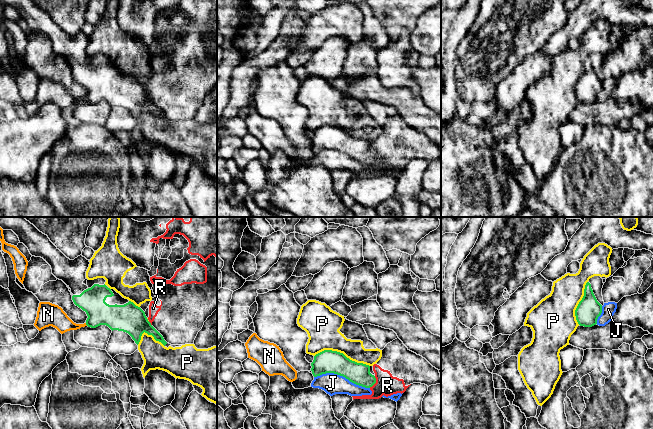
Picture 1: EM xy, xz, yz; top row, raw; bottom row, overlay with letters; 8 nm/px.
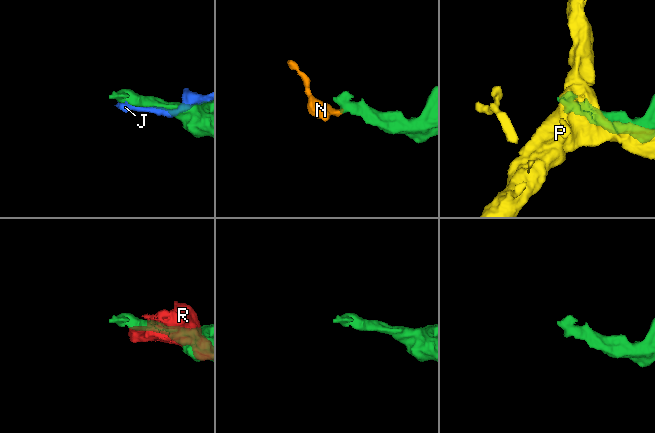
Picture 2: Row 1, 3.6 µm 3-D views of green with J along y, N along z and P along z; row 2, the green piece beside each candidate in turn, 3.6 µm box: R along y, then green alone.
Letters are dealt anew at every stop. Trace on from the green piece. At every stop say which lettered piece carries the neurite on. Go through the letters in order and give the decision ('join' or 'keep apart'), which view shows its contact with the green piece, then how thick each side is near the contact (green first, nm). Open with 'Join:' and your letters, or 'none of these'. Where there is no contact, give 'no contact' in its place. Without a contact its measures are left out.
Join: none of these
J: keep apart; meets green in xz; 190 nm thick on the green side, 170 nm on the other
N: keep apart; meets green in xy; 200 nm thick on the green side, 160 nm on the other
P: keep apart; meets green in xz; 190 nm thick on the green side, 260 nm on the other
R: keep apart; meets green in xz; 180 nm thick on the green side, 170 nm on the other

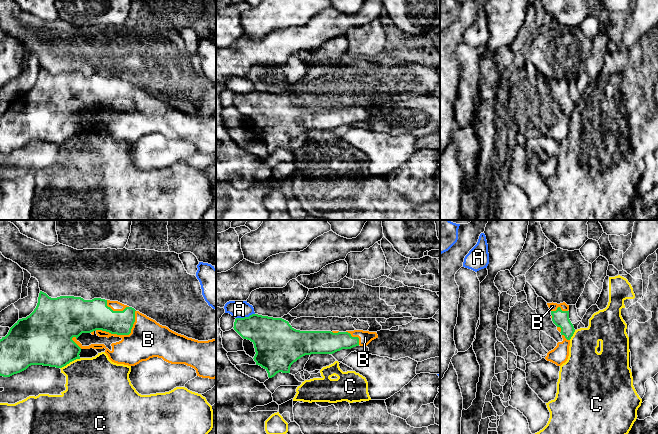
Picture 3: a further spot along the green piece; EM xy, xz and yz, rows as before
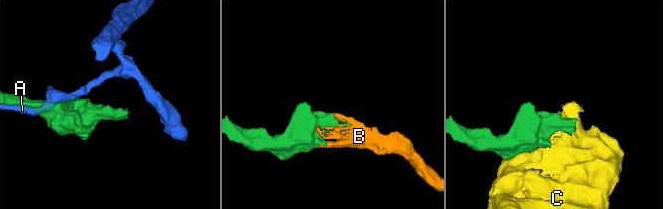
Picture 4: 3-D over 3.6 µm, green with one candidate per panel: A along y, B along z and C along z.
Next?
Join: B
A: keep apart; meets green in xz; 300 nm thick on the green side, 140 nm on the other
B: join; meets green in xy; 220 nm thick on the green side, 300 nm on the other
C: keep apart; meets green in xy; 400 nm thick on the green side, 420 nm on the other

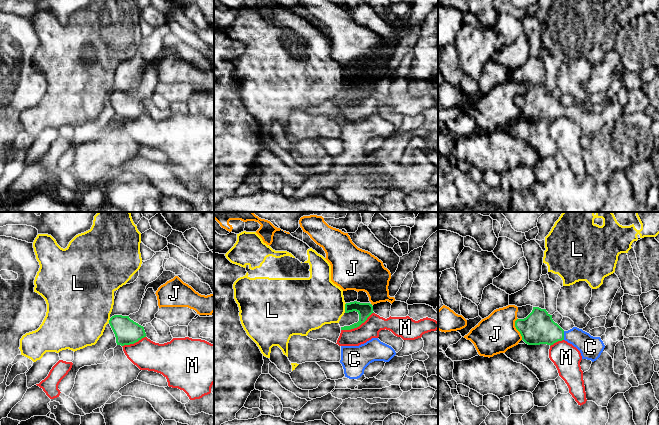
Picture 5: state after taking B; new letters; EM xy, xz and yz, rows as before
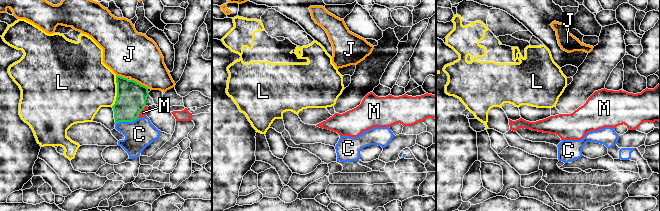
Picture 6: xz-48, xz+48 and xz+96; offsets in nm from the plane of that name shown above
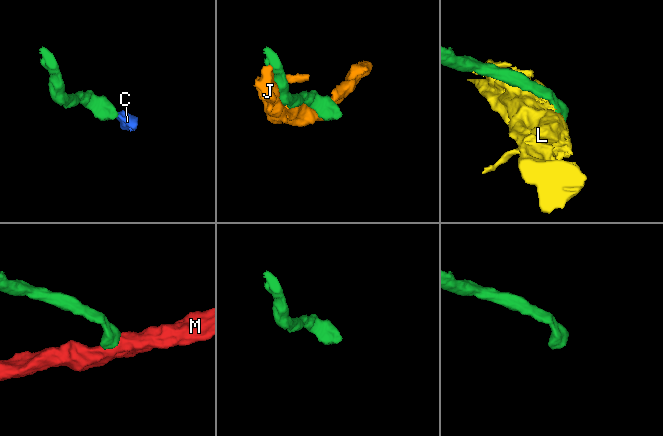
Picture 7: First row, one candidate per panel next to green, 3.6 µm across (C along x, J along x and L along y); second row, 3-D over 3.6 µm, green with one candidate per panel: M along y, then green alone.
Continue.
Join: C
C: join; meets green in yz; 260 nm thick on the green side, 180 nm on the other
J: keep apart; meets green in yz; 260 nm thick on the green side, 320 nm on the other
L: keep apart; meets green in xz; 120 nm thick on the green side, 400 nm on the other
M: keep apart; meets green in xz; 120 nm thick on the green side, 150 nm on the other

